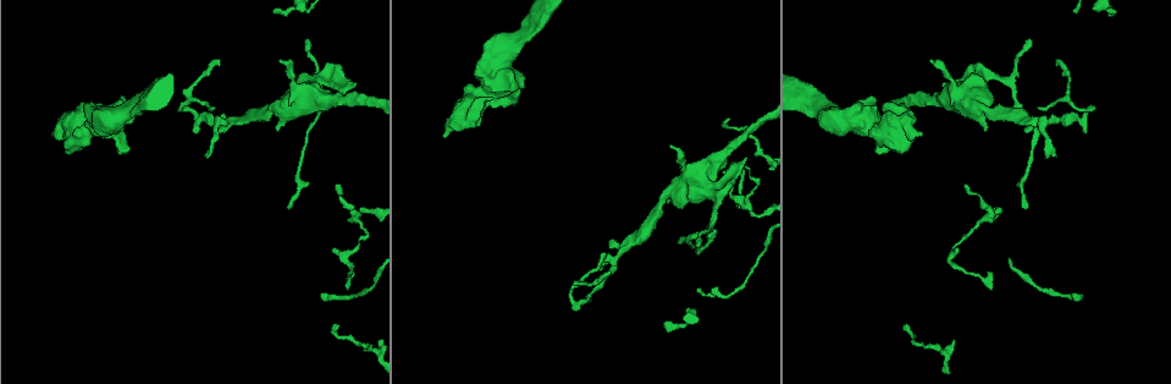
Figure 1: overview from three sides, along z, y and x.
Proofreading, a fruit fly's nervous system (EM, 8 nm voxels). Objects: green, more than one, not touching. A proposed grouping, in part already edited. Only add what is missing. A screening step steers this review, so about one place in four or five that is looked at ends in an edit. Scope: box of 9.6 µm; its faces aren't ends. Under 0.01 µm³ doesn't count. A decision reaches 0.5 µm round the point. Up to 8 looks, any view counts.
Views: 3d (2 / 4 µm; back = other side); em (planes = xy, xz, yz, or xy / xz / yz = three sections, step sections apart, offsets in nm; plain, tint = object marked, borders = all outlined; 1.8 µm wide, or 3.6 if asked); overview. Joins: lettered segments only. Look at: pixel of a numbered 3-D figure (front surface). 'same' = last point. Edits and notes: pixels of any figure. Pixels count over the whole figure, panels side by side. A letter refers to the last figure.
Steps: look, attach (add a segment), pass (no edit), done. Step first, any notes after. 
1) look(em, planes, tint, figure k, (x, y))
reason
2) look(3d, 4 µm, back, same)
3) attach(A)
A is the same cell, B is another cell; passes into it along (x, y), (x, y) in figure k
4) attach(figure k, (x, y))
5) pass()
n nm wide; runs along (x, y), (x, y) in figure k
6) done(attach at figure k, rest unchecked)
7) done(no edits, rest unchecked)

look(3d, 4 µm, figure 1, (222, 122))
branch point

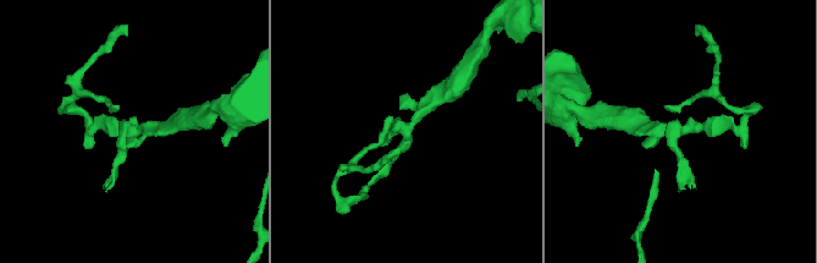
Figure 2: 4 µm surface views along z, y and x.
look(em, planes, borders, figure 2, (409, 127))

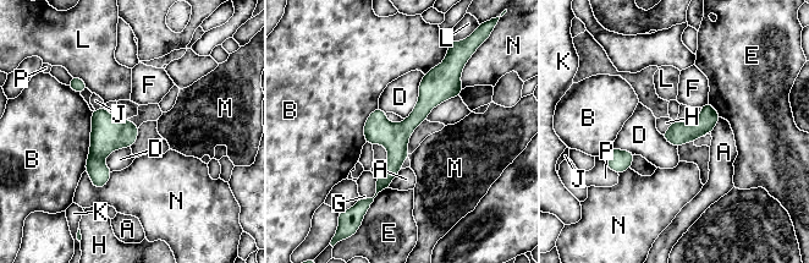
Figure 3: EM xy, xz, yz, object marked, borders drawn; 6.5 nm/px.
pass()
A, B, D, E, F, G, H, J, K, L, M, N and P are other cells; border along (385, 113), (390, 121), (405, 119) in figure 3; none of them fits

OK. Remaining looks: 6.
look(3d, 2 µm, figure 1, (672, 146))
tapers out

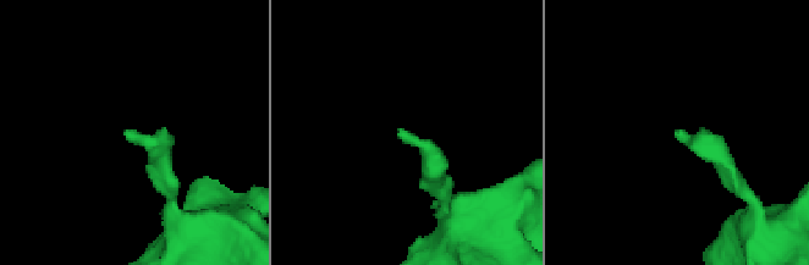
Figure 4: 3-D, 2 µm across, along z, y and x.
look(em, planes, borders, figure 4, (127, 136))
now the EM

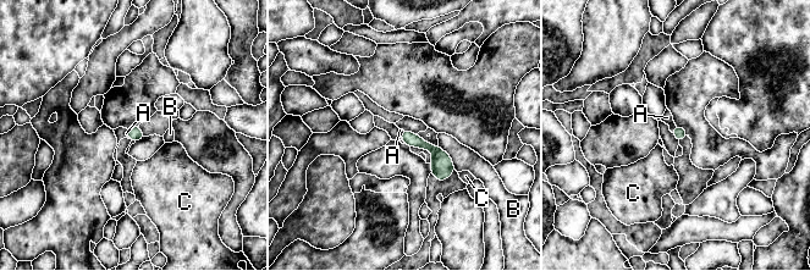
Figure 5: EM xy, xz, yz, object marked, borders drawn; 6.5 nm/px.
attach(A)
A is the same cell, B and C are other cells; it goes on there

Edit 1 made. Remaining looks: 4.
look(em, yz, step 16, plain, figure 1, (443, 137))
free end

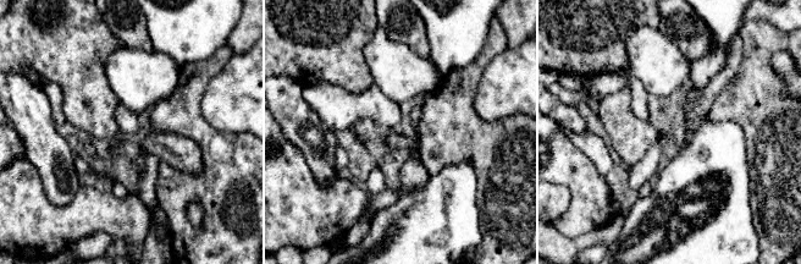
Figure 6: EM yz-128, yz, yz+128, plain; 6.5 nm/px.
look(em, yz, step 16, borders, same)
what lies round it

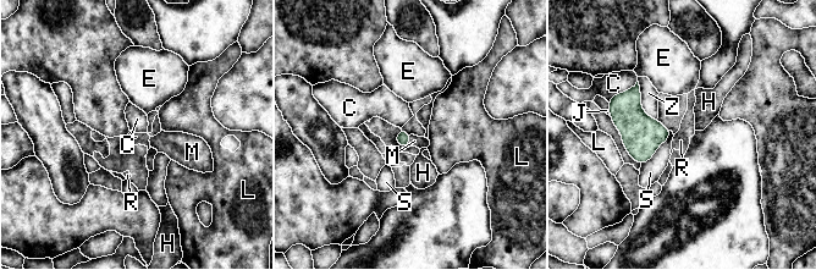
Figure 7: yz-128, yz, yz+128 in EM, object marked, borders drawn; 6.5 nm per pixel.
attach(M)
M is the same cell, C, E, H, J, L, R, S and Z are other cells; passes into it along (403, 137), (408, 139), (414, 141) in figure 7; the cell continues

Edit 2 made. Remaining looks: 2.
done(attach at figure 5, attach at figure 7, rest unchecked)

